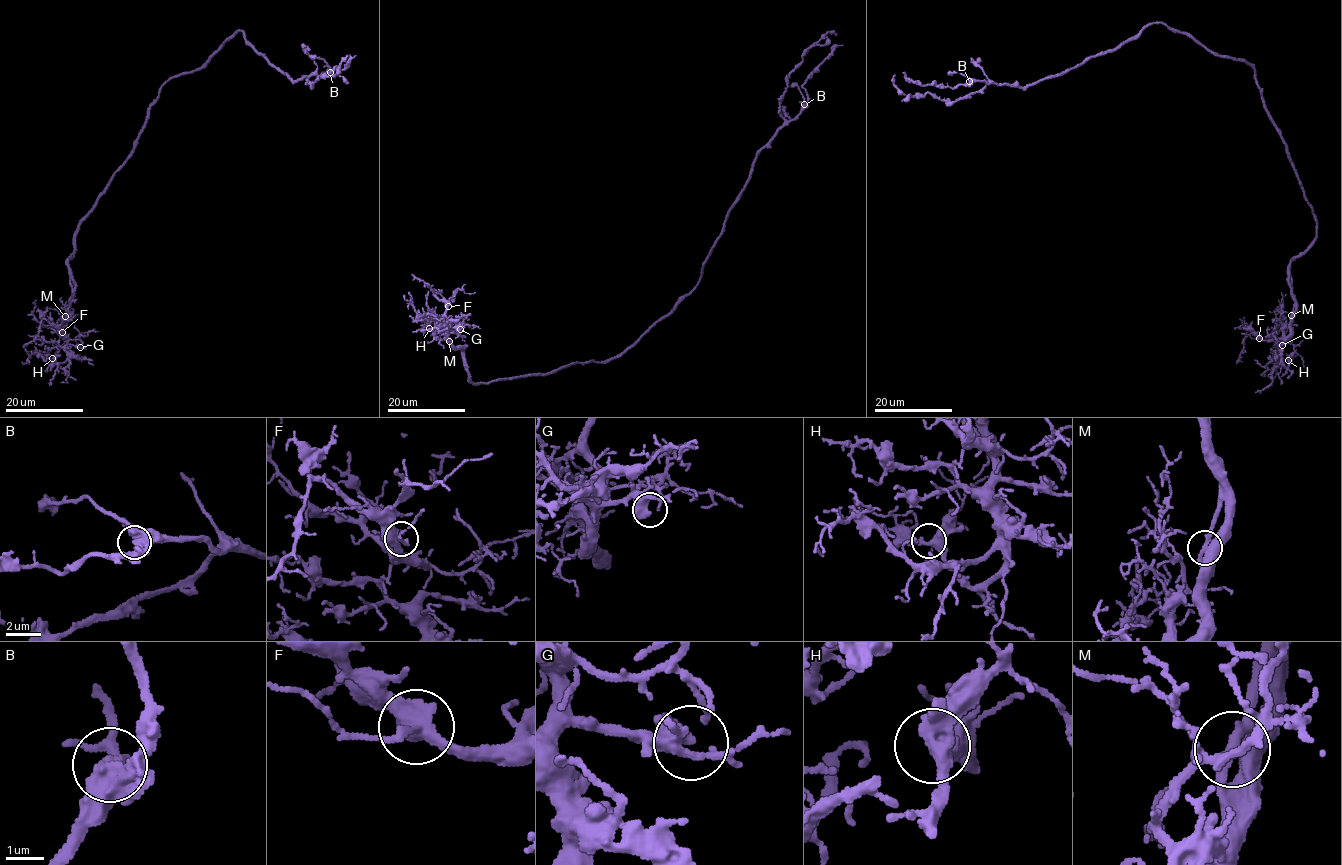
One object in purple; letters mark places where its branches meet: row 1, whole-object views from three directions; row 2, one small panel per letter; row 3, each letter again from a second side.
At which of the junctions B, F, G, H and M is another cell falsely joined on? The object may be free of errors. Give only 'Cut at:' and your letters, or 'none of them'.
Cut at: none of them

